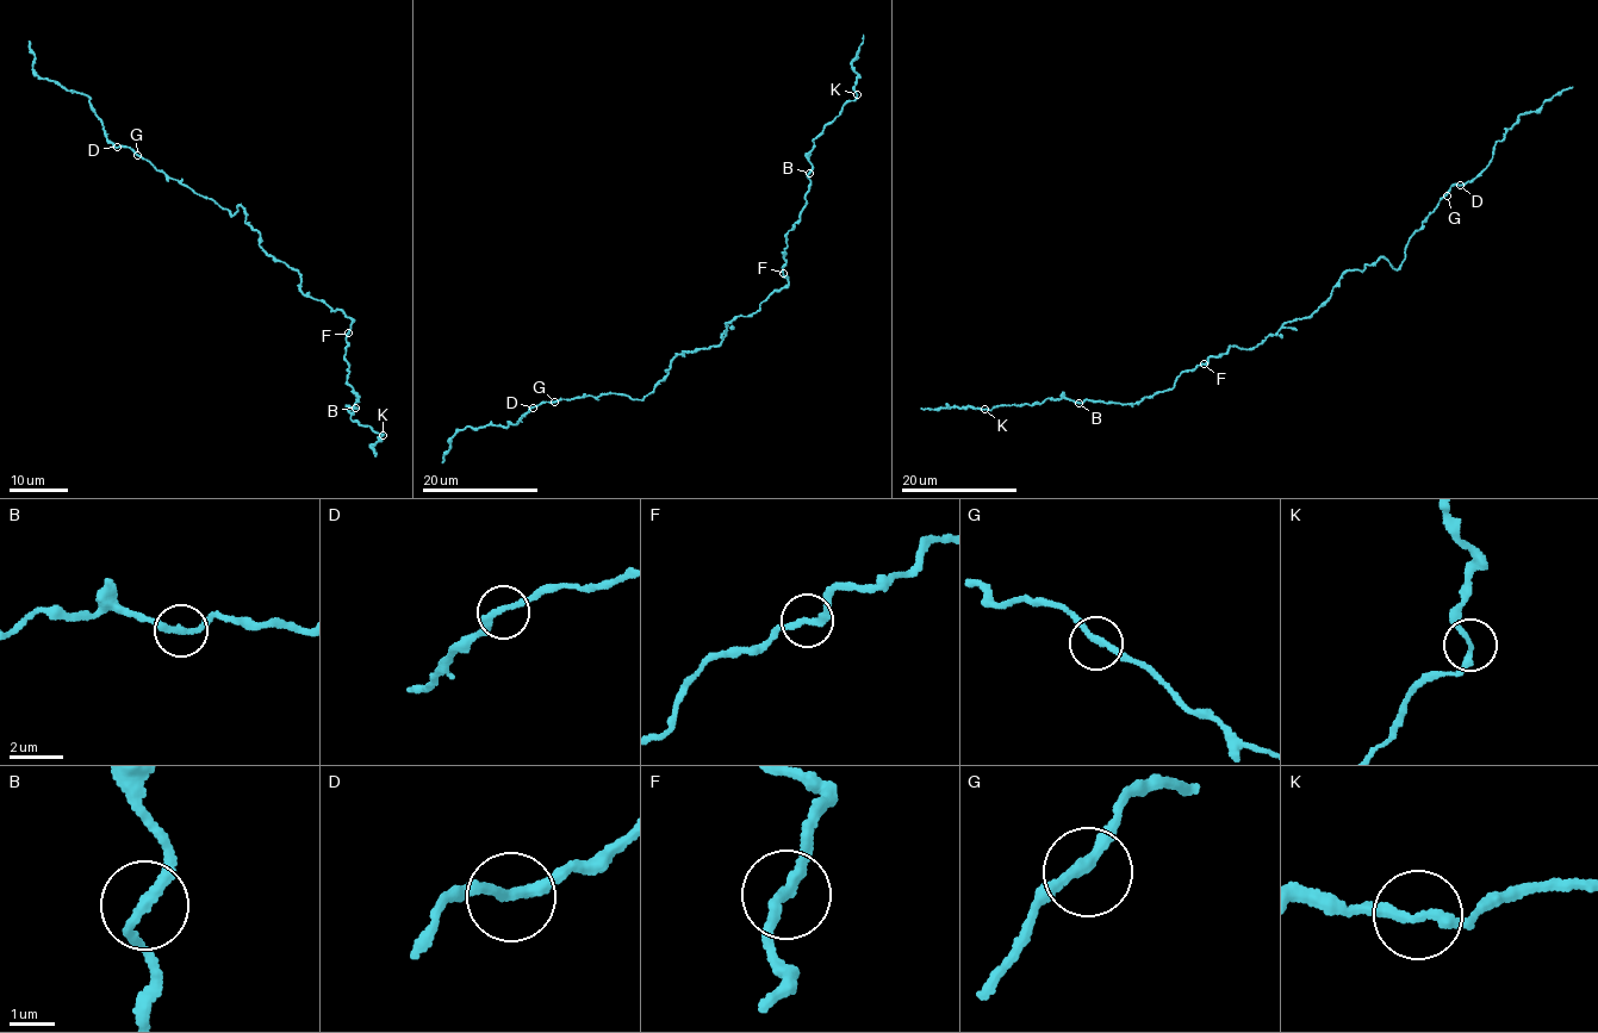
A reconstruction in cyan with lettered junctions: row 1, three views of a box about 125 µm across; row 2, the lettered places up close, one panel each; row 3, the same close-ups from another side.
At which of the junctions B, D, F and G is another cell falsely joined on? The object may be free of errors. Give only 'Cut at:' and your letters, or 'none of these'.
Cut at: none of these

